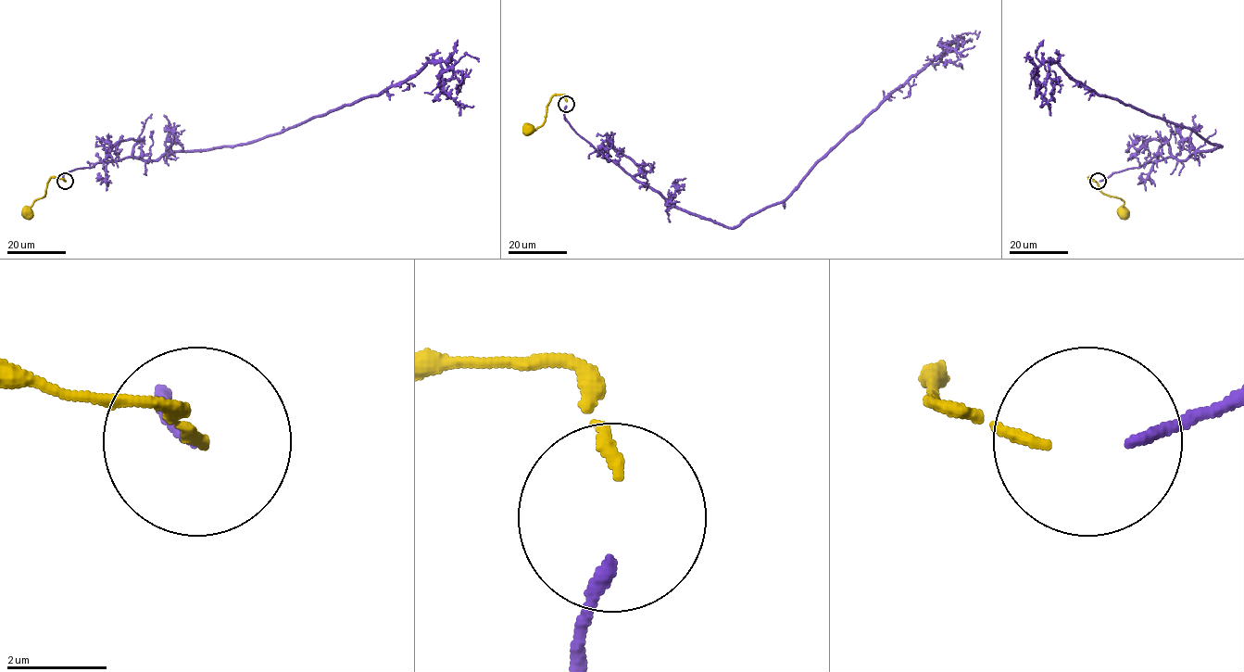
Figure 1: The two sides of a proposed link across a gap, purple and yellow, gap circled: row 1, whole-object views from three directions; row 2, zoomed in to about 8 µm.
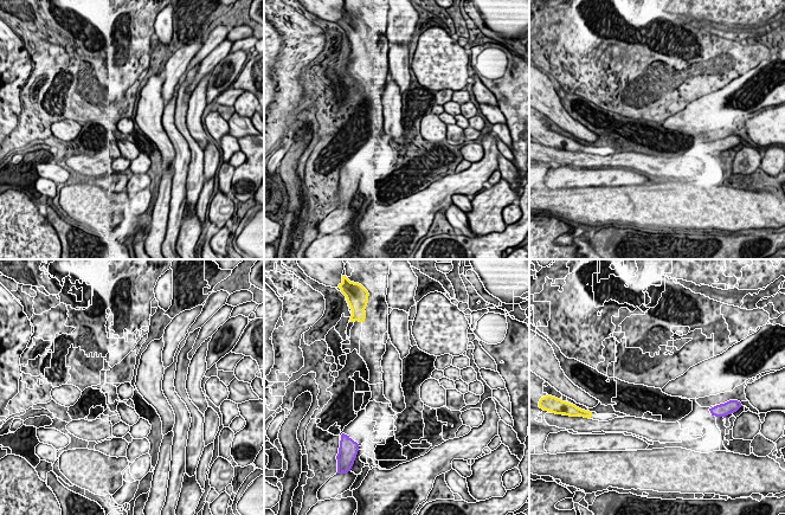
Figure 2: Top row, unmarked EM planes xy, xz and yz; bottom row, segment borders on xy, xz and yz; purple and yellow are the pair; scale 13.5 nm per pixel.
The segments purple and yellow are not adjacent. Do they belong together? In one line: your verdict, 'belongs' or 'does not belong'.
belongs

